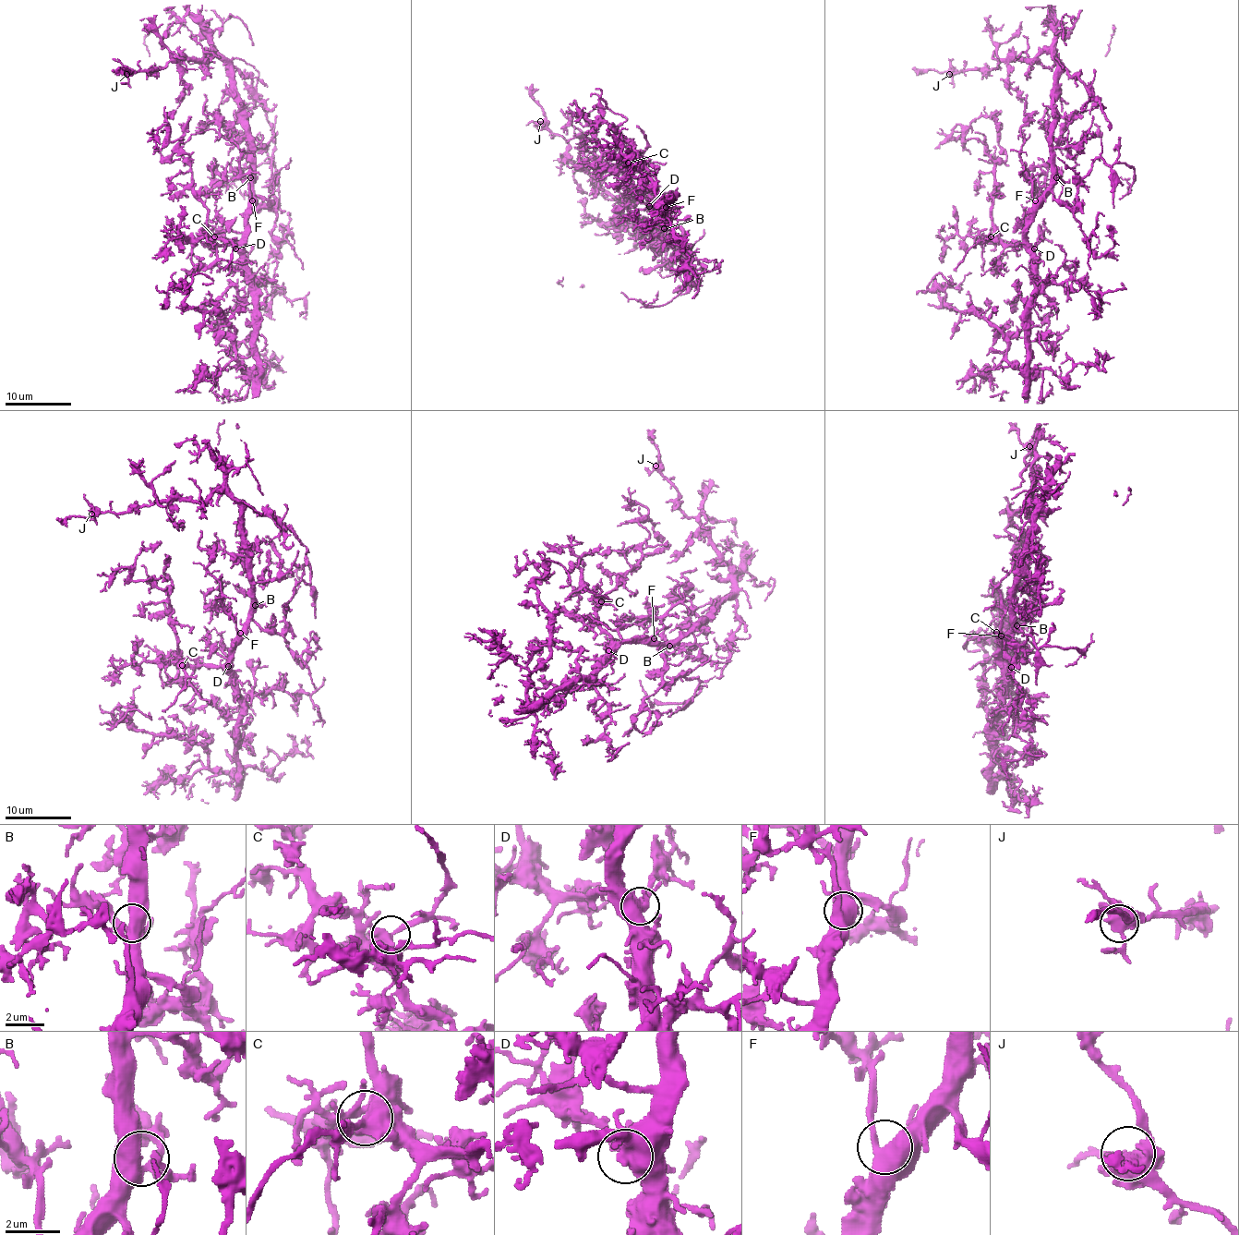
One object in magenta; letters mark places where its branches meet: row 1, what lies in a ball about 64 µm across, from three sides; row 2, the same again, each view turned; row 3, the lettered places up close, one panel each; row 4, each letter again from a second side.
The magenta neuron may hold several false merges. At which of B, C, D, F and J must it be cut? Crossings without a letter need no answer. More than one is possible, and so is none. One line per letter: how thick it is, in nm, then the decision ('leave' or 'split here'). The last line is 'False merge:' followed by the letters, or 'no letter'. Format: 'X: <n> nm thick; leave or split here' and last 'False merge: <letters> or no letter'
B: 500 nm thick; leave
C: 500 nm thick; leave
D: 440 nm thick; leave
F: 600 nm thick; leave
J: 600 nm thick; leave
False merge: no letter

